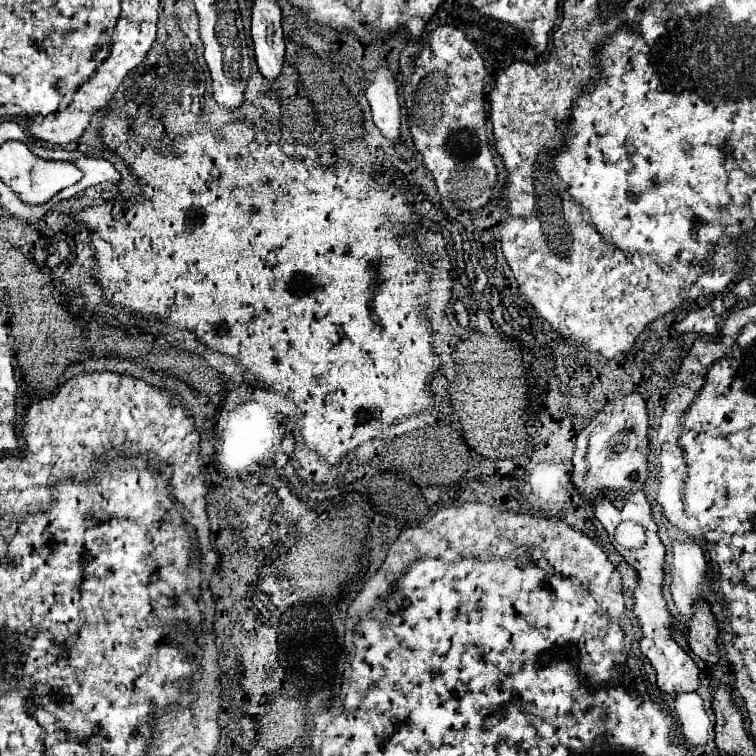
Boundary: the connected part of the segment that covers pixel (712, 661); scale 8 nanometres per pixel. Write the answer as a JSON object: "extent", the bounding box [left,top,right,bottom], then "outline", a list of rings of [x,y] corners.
{"extent":[686,603,720,665],"outline":[[[708,603],[696,605],[694,617],[686,623],[686,631],[688,631],[688,641],[690,641],[692,653],[698,655],[700,659],[704,659],[708,665],[716,665],[720,661],[718,645],[716,645],[718,623],[716,623]]]}

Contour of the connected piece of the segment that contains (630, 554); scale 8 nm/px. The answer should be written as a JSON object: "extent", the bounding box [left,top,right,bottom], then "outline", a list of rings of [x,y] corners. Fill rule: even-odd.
{"extent":[594,491,700,695],"outline":[[[636,491],[636,493],[626,493],[624,495],[624,507],[622,509],[616,509],[616,507],[602,507],[602,503],[596,503],[594,507],[596,511],[596,519],[604,525],[608,537],[610,537],[610,543],[616,547],[616,551],[636,569],[638,573],[638,587],[636,587],[636,593],[634,593],[634,599],[636,599],[636,605],[634,605],[634,615],[638,617],[640,625],[642,625],[642,641],[640,641],[640,649],[642,653],[648,657],[648,661],[652,663],[654,671],[656,671],[656,677],[658,677],[658,687],[662,693],[668,693],[668,695],[678,695],[678,693],[690,693],[690,691],[696,691],[698,685],[700,685],[700,679],[698,679],[698,667],[696,663],[690,659],[690,655],[672,639],[672,625],[676,623],[676,619],[670,615],[668,607],[666,607],[666,601],[664,601],[664,595],[662,595],[662,579],[664,579],[664,545],[658,537],[658,525],[654,523],[652,519],[652,513],[650,513],[650,503],[644,495],[644,491]],[[624,519],[630,519],[630,521],[638,521],[644,529],[646,529],[646,545],[640,549],[640,551],[628,551],[624,547],[620,547],[614,539],[614,529],[618,527],[618,523],[622,523]]]}

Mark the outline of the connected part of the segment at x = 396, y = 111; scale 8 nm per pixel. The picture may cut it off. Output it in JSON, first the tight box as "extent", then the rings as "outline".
{"extent":[366,67,400,141],"outline":[[[378,67],[370,73],[366,97],[372,109],[372,119],[384,137],[400,141],[400,101],[392,73],[386,67]]]}

